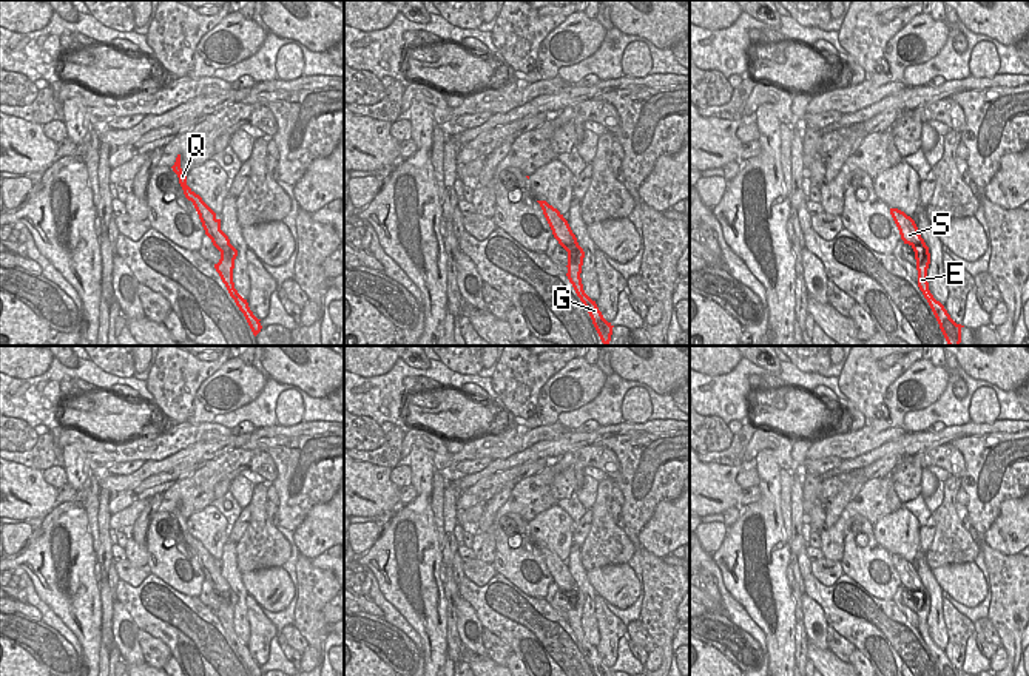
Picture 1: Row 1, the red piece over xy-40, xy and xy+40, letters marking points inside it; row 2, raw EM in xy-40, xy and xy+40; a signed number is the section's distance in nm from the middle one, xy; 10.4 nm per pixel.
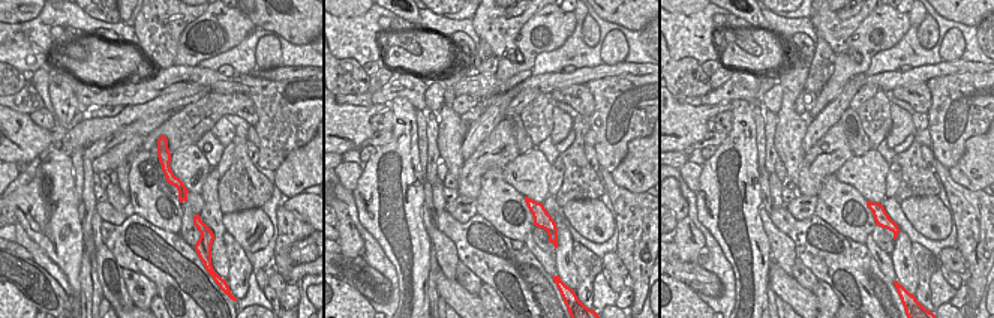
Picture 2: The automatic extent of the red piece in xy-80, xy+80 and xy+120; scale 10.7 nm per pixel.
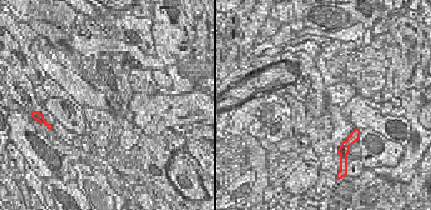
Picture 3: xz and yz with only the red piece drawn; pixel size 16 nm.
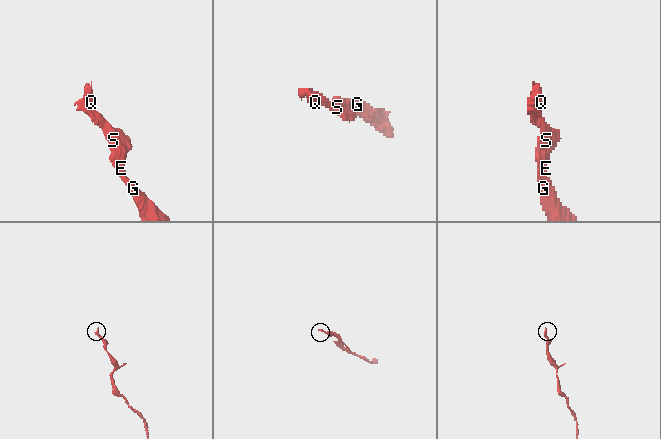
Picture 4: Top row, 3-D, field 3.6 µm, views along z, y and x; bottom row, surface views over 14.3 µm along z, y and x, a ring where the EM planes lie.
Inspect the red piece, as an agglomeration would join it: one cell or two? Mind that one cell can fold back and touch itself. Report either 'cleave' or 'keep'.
keep

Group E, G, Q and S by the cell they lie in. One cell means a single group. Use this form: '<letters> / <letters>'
E G Q S

